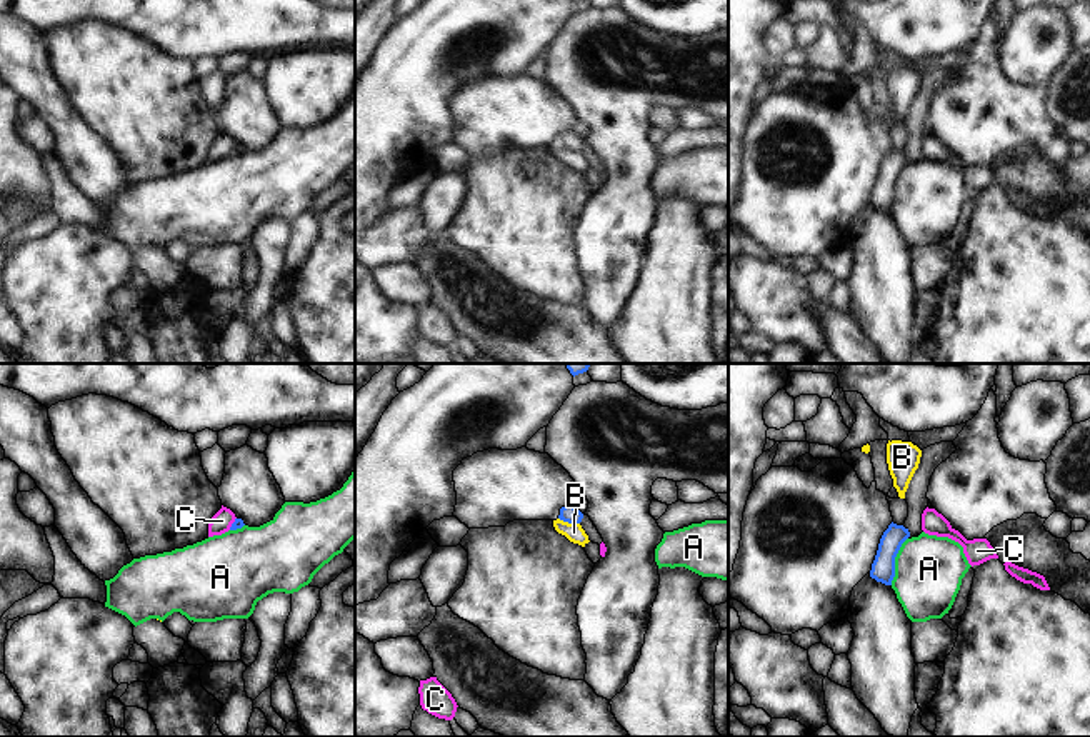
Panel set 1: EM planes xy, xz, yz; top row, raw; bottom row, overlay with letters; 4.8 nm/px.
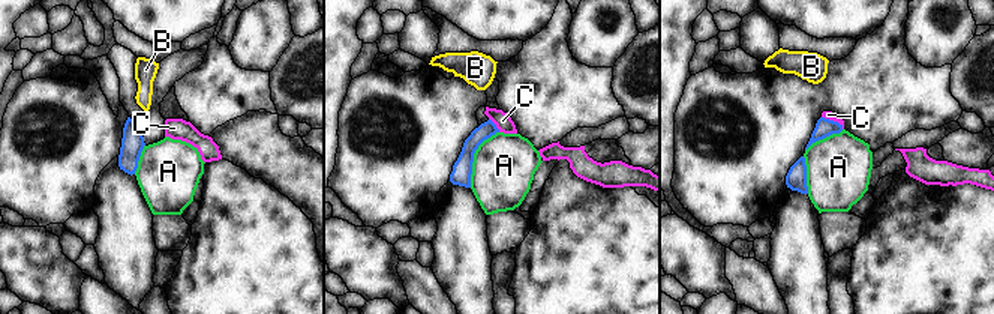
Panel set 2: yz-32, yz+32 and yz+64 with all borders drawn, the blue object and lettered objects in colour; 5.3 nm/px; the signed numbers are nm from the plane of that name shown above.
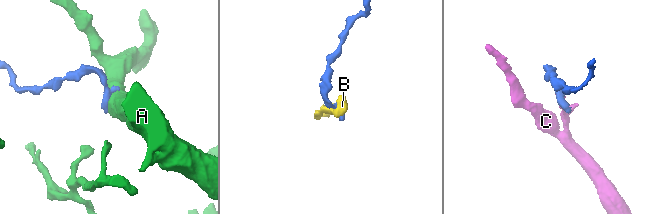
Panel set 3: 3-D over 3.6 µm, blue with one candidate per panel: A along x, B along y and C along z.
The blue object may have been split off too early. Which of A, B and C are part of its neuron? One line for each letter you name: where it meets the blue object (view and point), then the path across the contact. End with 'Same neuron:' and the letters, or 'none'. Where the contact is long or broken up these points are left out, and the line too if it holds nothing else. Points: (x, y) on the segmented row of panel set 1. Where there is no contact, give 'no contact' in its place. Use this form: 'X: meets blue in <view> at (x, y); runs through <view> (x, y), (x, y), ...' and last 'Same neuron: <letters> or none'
Same neuron: none

